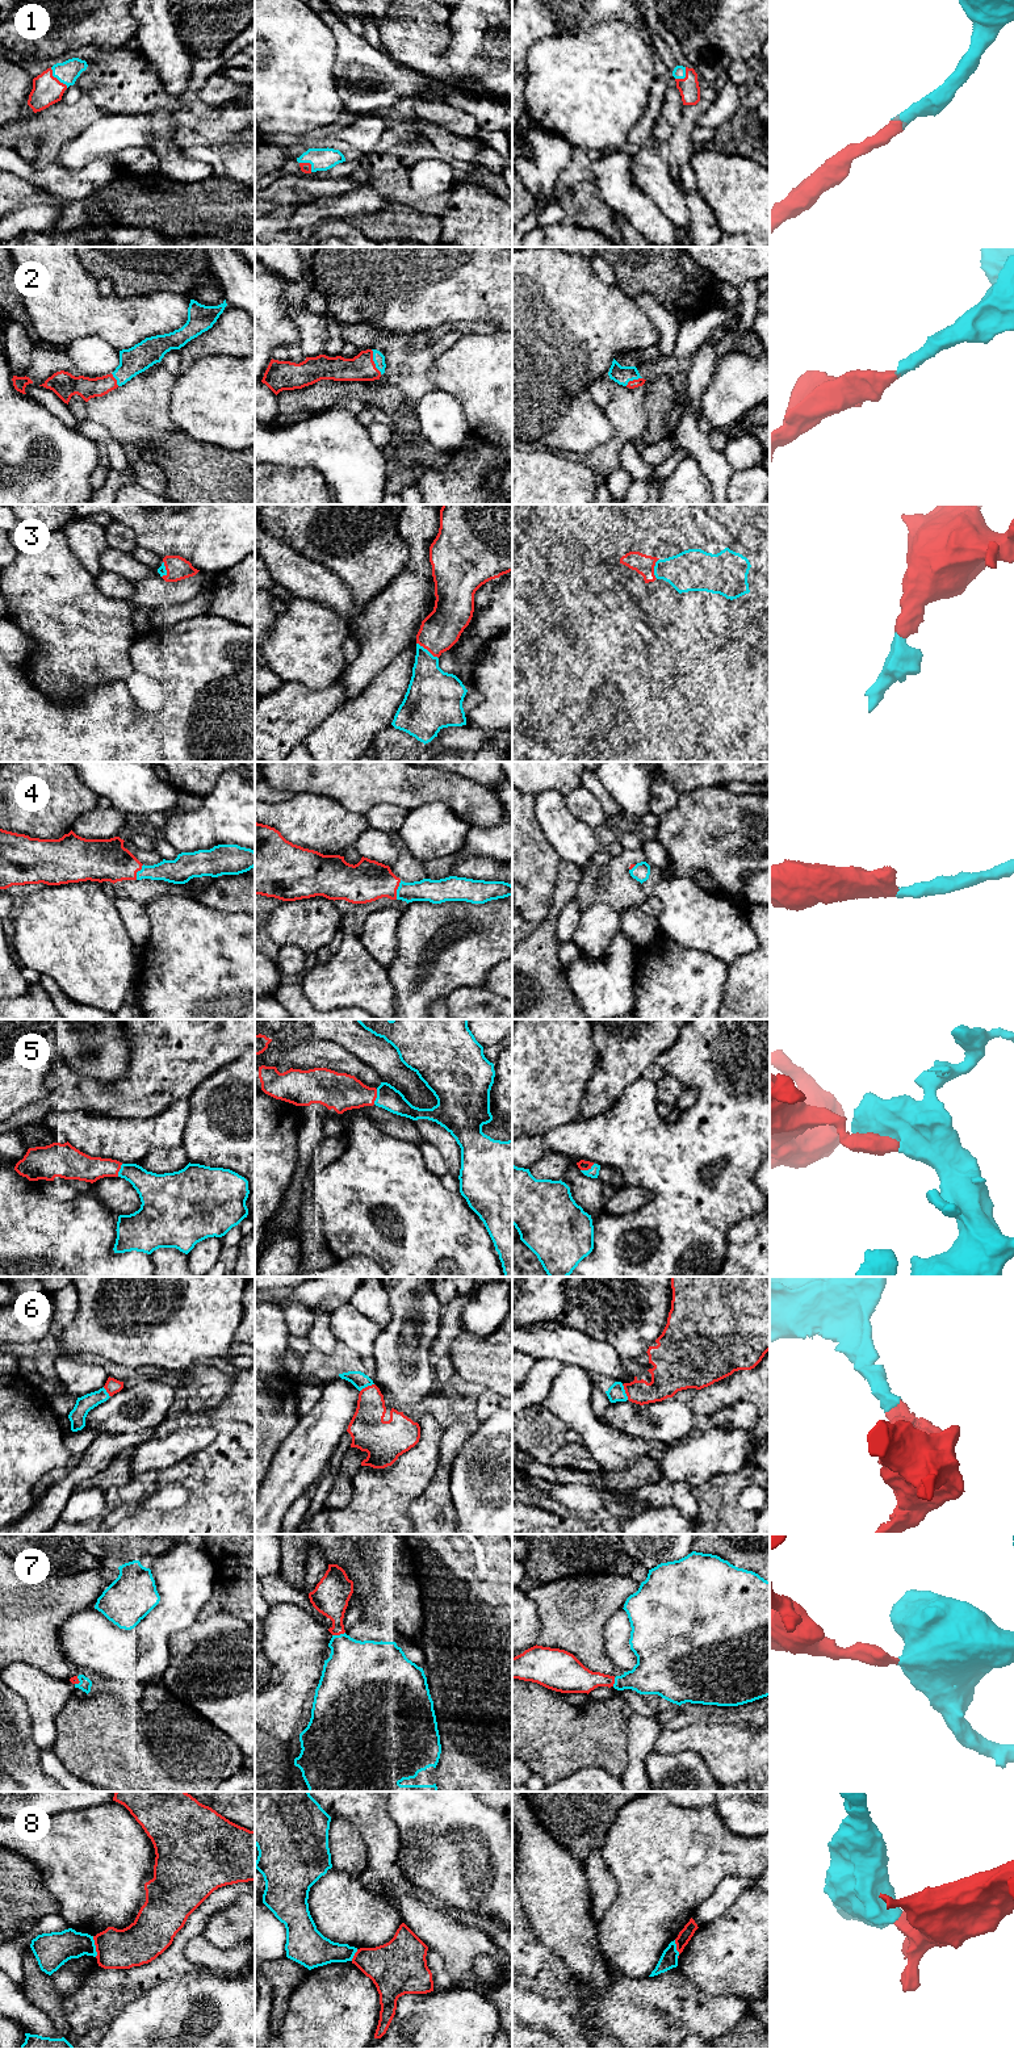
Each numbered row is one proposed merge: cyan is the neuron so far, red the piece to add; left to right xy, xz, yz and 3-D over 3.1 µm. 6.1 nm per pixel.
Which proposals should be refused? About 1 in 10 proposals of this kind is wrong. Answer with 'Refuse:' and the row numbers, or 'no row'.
Refuse: 8

